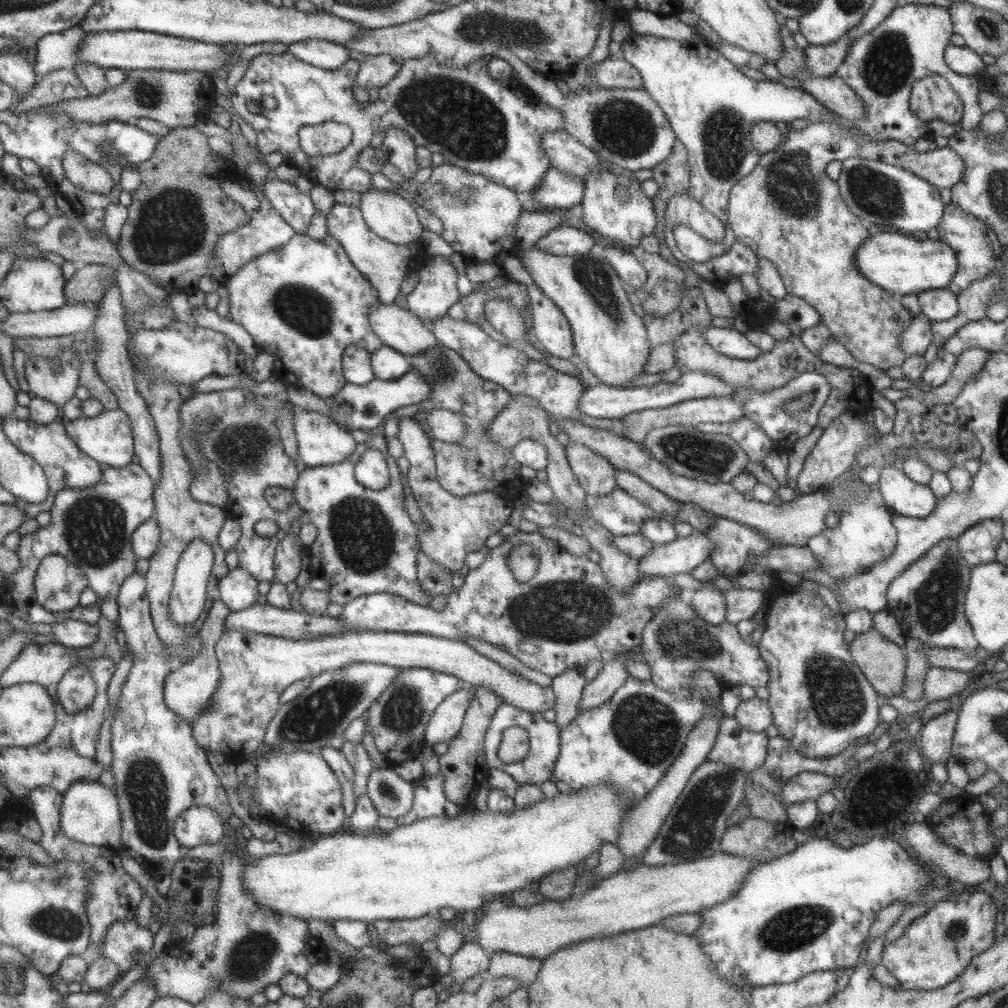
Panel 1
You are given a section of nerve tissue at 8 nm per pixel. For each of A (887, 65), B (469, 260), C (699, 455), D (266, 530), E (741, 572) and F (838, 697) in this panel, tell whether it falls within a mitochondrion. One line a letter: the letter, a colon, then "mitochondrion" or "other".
A: mitochondrion
B: other
C: mitochondrion
D: other
E: other
F: mitochondrion

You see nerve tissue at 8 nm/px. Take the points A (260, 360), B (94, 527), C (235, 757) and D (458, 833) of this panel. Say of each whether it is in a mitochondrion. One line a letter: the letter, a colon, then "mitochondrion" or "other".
A: other
B: mitochondrion
C: other
D: other

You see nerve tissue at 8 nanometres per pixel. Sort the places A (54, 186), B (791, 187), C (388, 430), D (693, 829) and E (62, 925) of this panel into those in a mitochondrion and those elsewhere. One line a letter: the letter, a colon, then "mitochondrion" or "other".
A: other
B: mitochondrion
C: other
D: mitochondrion
E: mitochondrion

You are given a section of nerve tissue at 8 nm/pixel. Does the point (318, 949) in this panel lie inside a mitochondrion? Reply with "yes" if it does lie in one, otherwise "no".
no

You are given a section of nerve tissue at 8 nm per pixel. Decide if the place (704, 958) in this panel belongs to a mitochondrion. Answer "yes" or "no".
no

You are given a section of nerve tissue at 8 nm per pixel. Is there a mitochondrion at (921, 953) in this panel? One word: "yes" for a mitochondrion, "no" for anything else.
yes

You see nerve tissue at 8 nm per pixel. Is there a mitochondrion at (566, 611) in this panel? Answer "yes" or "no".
yes

